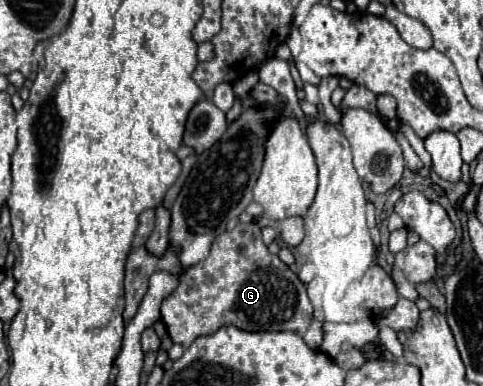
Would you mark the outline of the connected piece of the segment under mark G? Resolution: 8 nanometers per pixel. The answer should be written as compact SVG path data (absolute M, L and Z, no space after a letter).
M239 223L231 231L215 237L209 257L193 267L179 263L179 247L169 245L163 255L153 255L145 247L131 249L125 263L125 323L139 307L139 283L147 283L155 271L167 271L179 277L177 289L161 303L161 323L167 327L173 343L185 349L203 335L213 335L221 327L233 325L243 331L281 331L291 329L303 335L311 323L311 303L305 285L261 241L261 227Z

